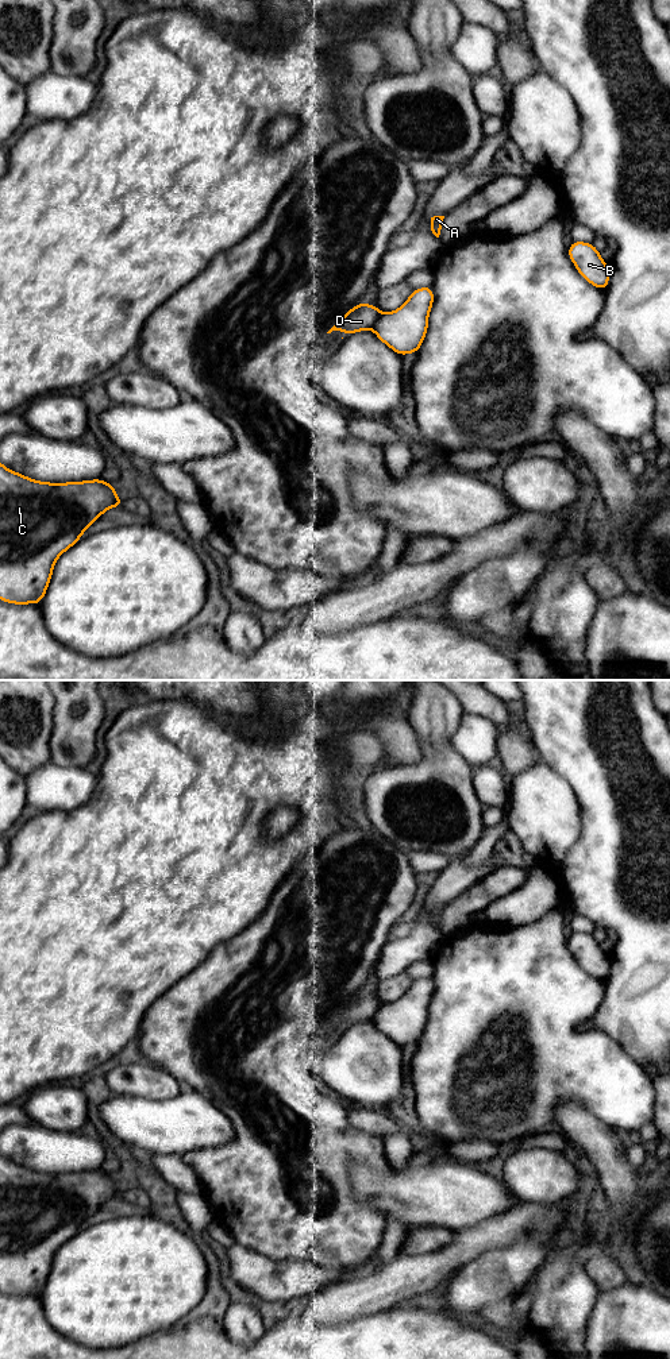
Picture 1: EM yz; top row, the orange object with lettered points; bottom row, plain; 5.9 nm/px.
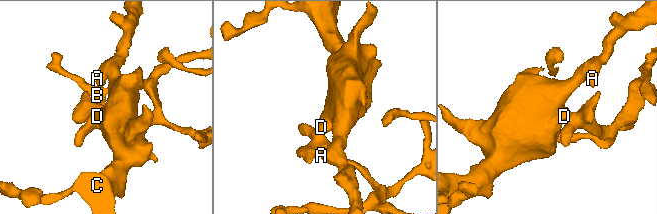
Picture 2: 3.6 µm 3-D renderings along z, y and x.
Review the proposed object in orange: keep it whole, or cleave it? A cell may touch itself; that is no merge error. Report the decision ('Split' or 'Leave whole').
Split

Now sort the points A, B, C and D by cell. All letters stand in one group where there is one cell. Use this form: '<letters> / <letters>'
A C D / B

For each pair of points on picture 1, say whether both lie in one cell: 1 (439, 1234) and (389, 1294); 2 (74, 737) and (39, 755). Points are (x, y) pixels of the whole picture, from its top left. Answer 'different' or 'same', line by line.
1: different
2: different

